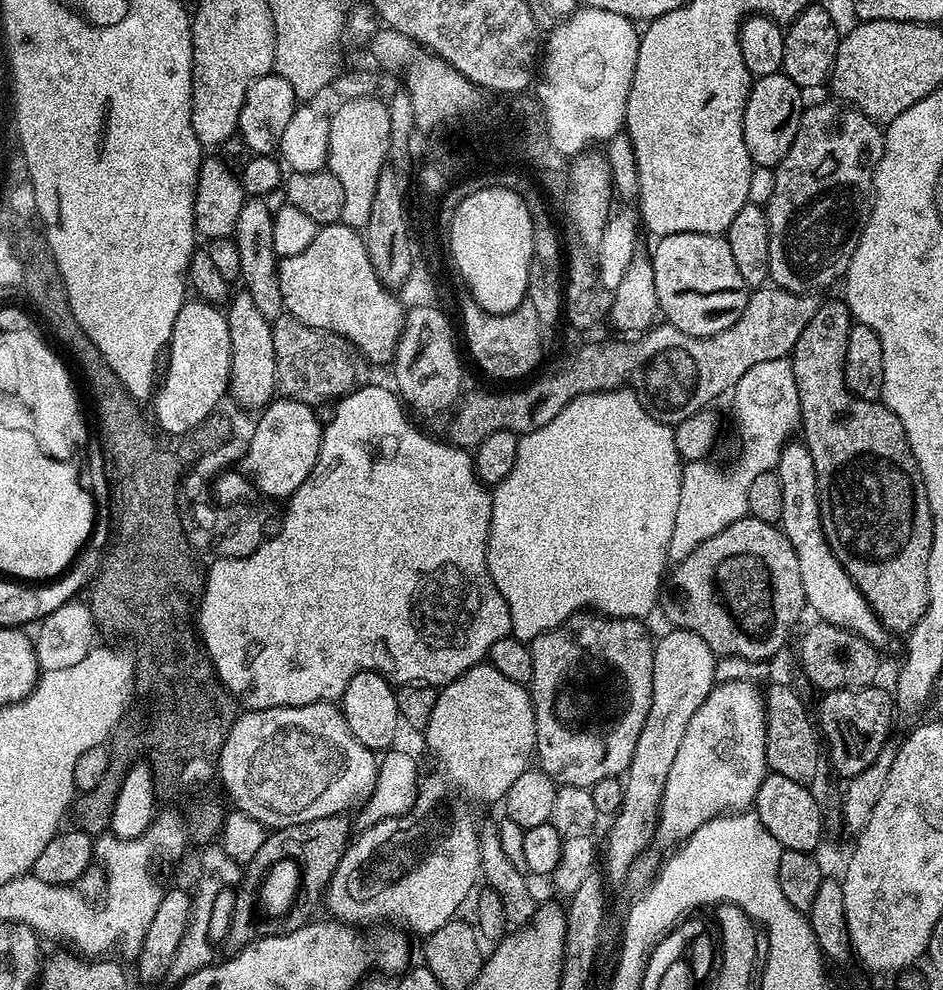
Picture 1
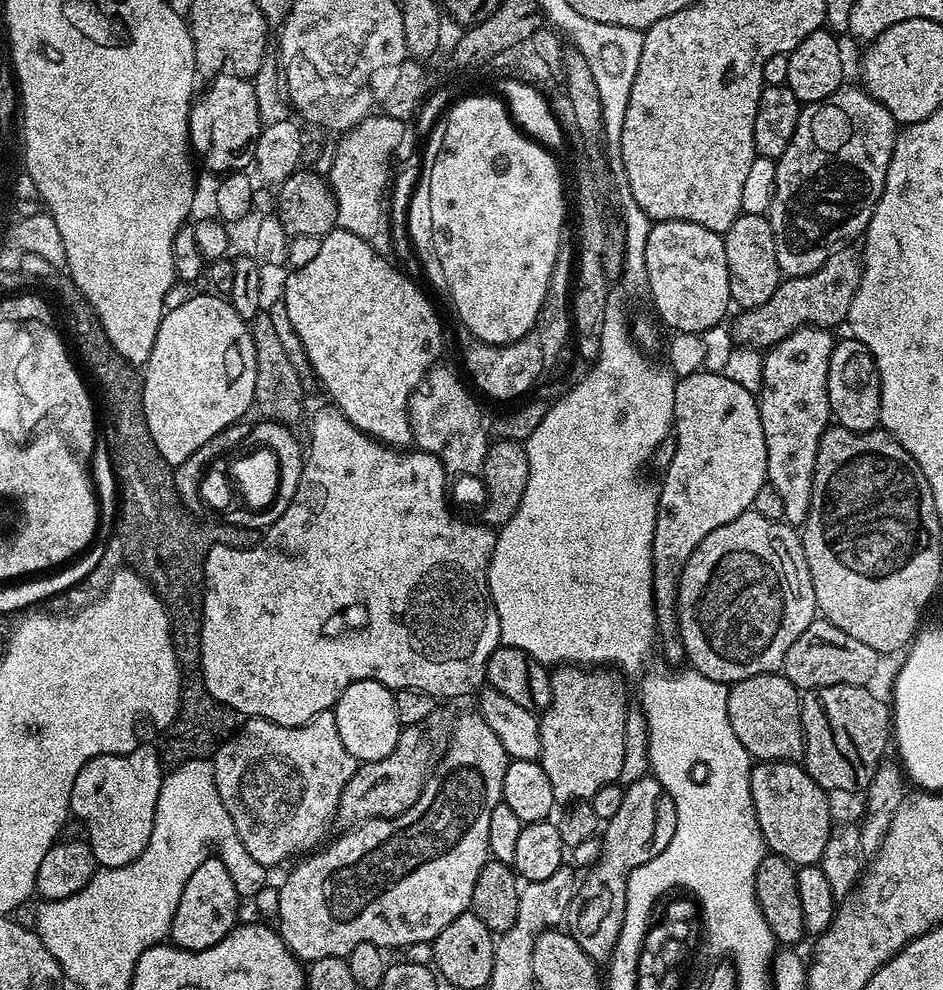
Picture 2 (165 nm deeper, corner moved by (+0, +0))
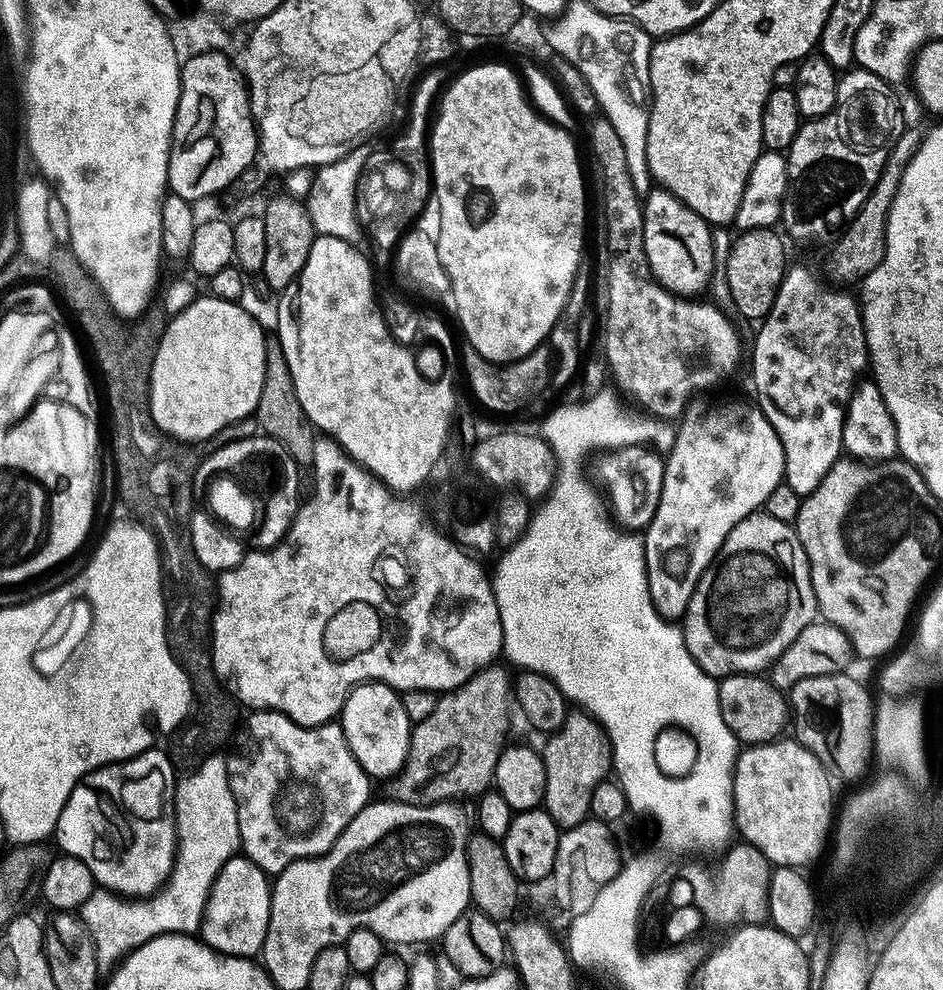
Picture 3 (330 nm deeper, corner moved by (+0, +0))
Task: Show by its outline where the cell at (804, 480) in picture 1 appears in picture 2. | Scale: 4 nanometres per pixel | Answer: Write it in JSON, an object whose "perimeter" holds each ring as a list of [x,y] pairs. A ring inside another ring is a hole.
{"perimeter":[[[805,326],[794,330],[786,338],[763,353],[762,382],[758,393],[762,430],[766,438],[766,454],[768,455],[767,483],[778,490],[782,497],[784,520],[793,526],[803,525],[806,514],[810,510],[812,483],[814,482],[814,462],[818,454],[818,442],[822,434],[830,427],[828,411],[828,391],[826,390],[826,374],[834,343],[833,333],[827,328]]]}

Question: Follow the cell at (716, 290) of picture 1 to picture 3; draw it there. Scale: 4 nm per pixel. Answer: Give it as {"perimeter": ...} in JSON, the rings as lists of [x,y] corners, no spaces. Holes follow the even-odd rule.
{"perimeter":[[[653,187],[642,203],[644,249],[652,275],[664,288],[677,294],[703,293],[712,279],[712,266],[716,260],[716,252],[712,249],[712,228],[664,187]]]}

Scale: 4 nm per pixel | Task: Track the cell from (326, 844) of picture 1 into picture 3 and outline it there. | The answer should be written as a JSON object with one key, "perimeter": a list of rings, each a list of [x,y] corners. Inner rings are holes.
{"perimeter":[[[493,662],[480,672],[475,672],[462,686],[443,693],[436,701],[434,714],[415,724],[406,762],[402,771],[391,781],[393,801],[425,808],[431,804],[471,801],[493,787],[498,758],[510,740],[508,727],[512,724],[514,713],[514,676],[501,664]]]}

